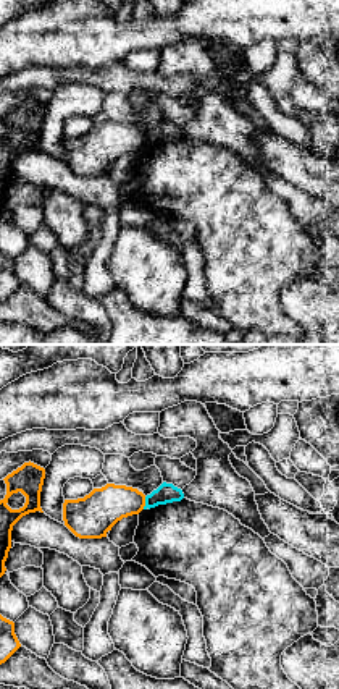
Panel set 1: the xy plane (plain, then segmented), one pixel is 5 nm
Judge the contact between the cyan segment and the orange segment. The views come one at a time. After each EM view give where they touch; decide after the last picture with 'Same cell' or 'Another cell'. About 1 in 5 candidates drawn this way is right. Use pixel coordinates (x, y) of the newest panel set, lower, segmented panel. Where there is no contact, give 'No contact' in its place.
Touches cyan at (146, 503)

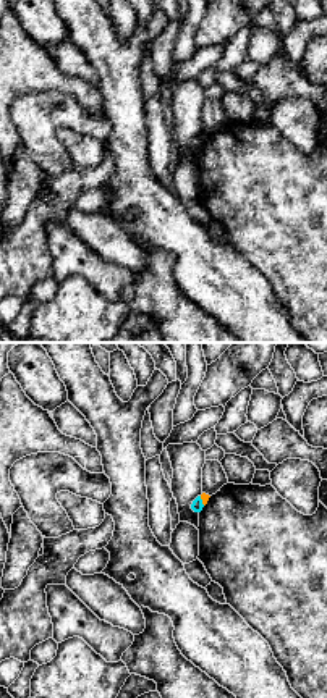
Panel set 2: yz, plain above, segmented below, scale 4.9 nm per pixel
Touches cyan at (201, 501)

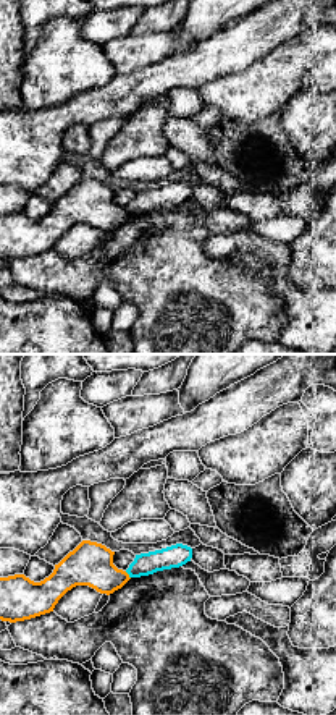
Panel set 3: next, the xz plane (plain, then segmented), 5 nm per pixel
Touches cyan at (128, 573)

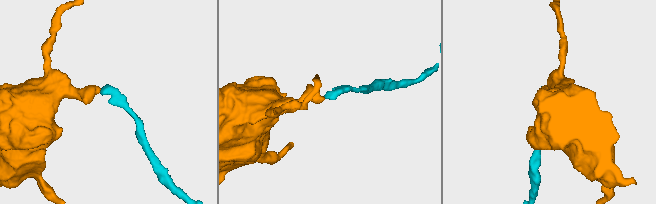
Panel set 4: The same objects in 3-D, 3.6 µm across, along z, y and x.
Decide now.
Another cell

